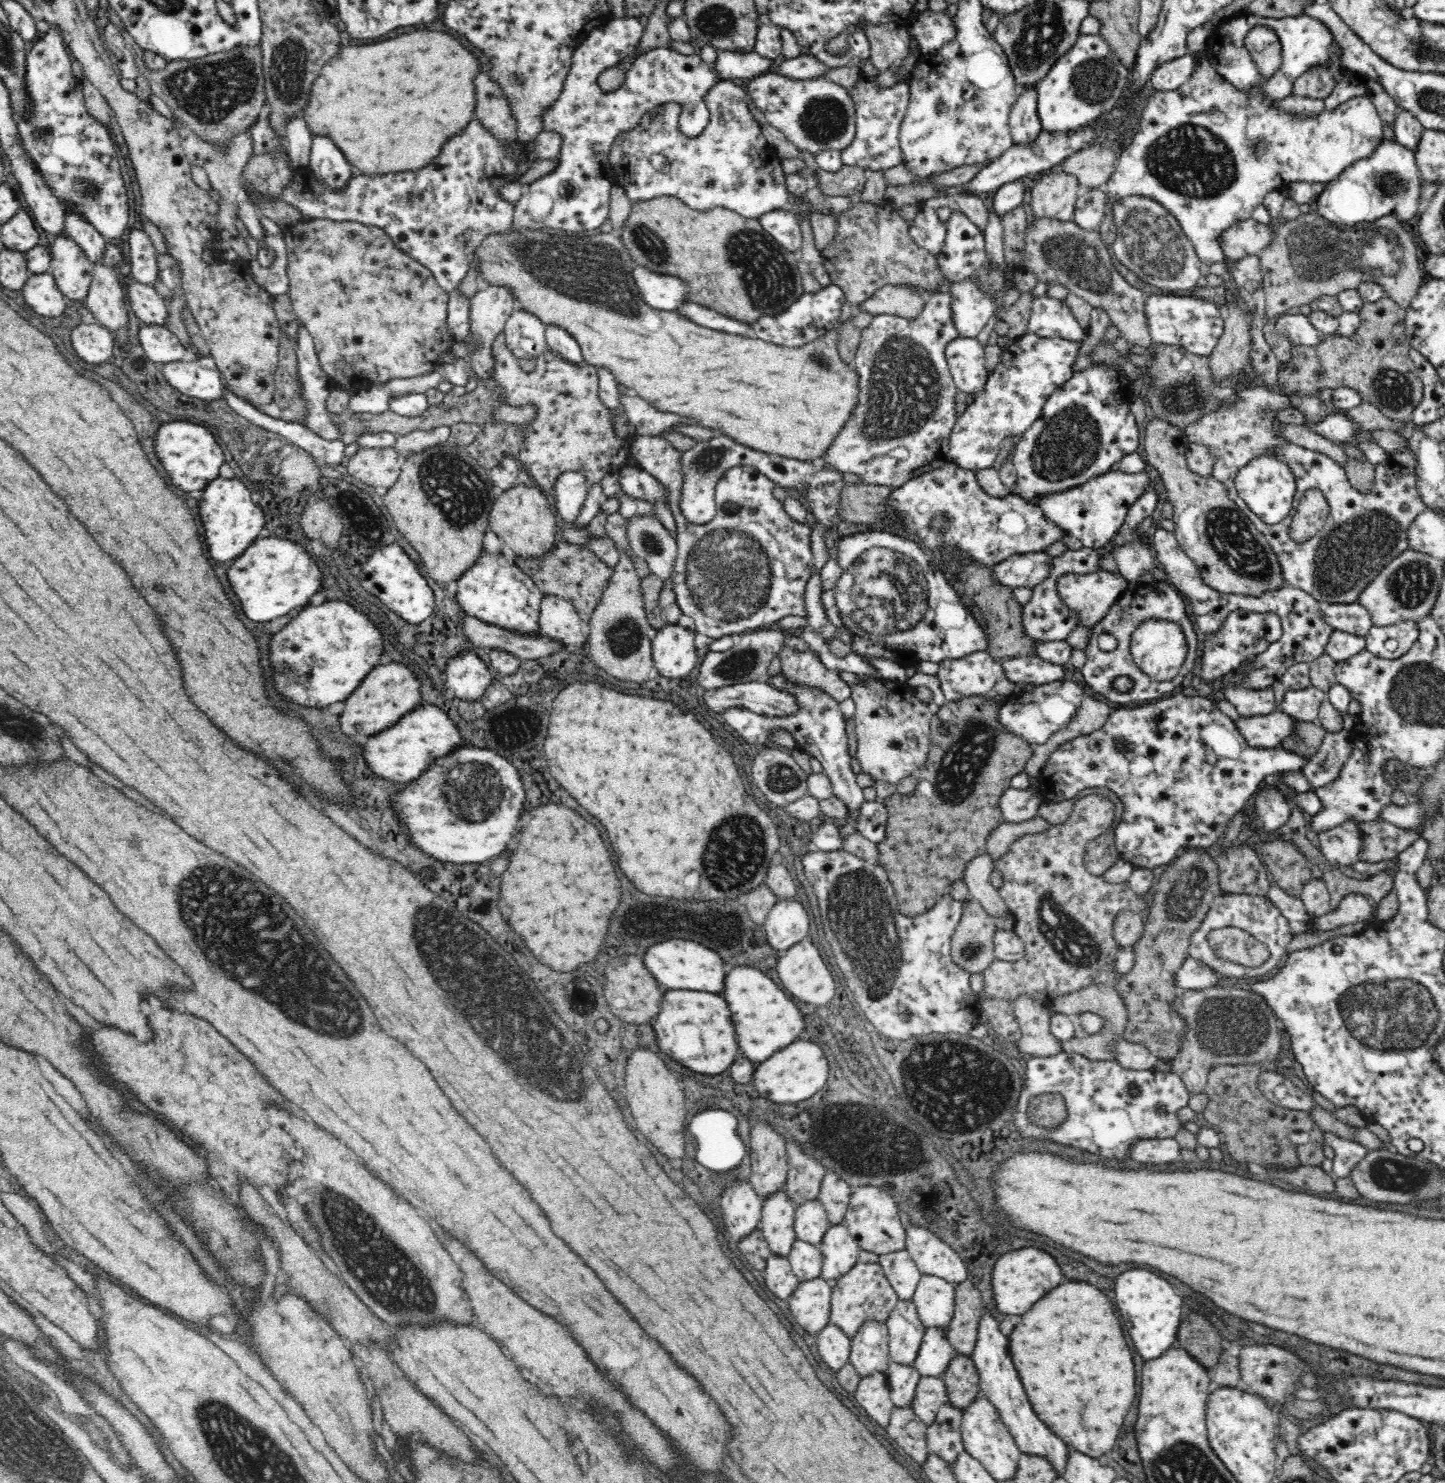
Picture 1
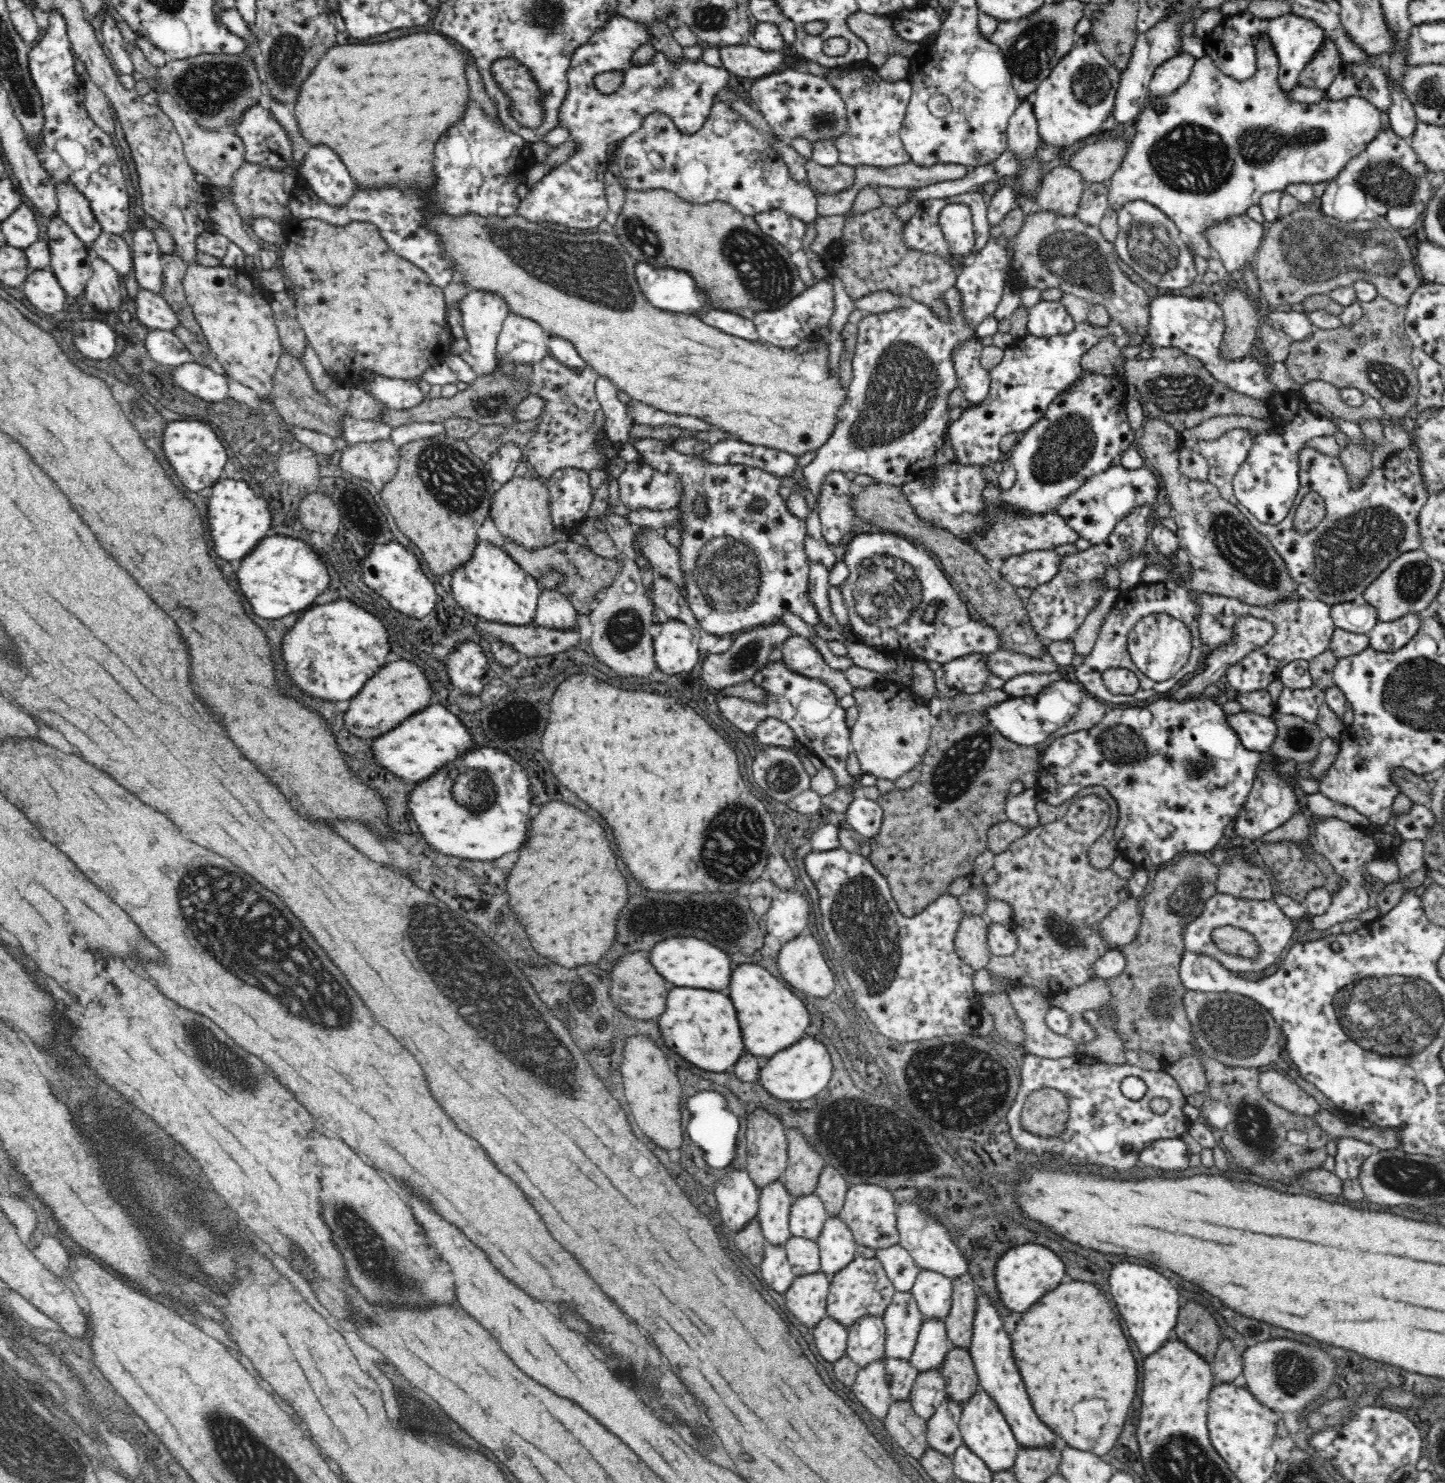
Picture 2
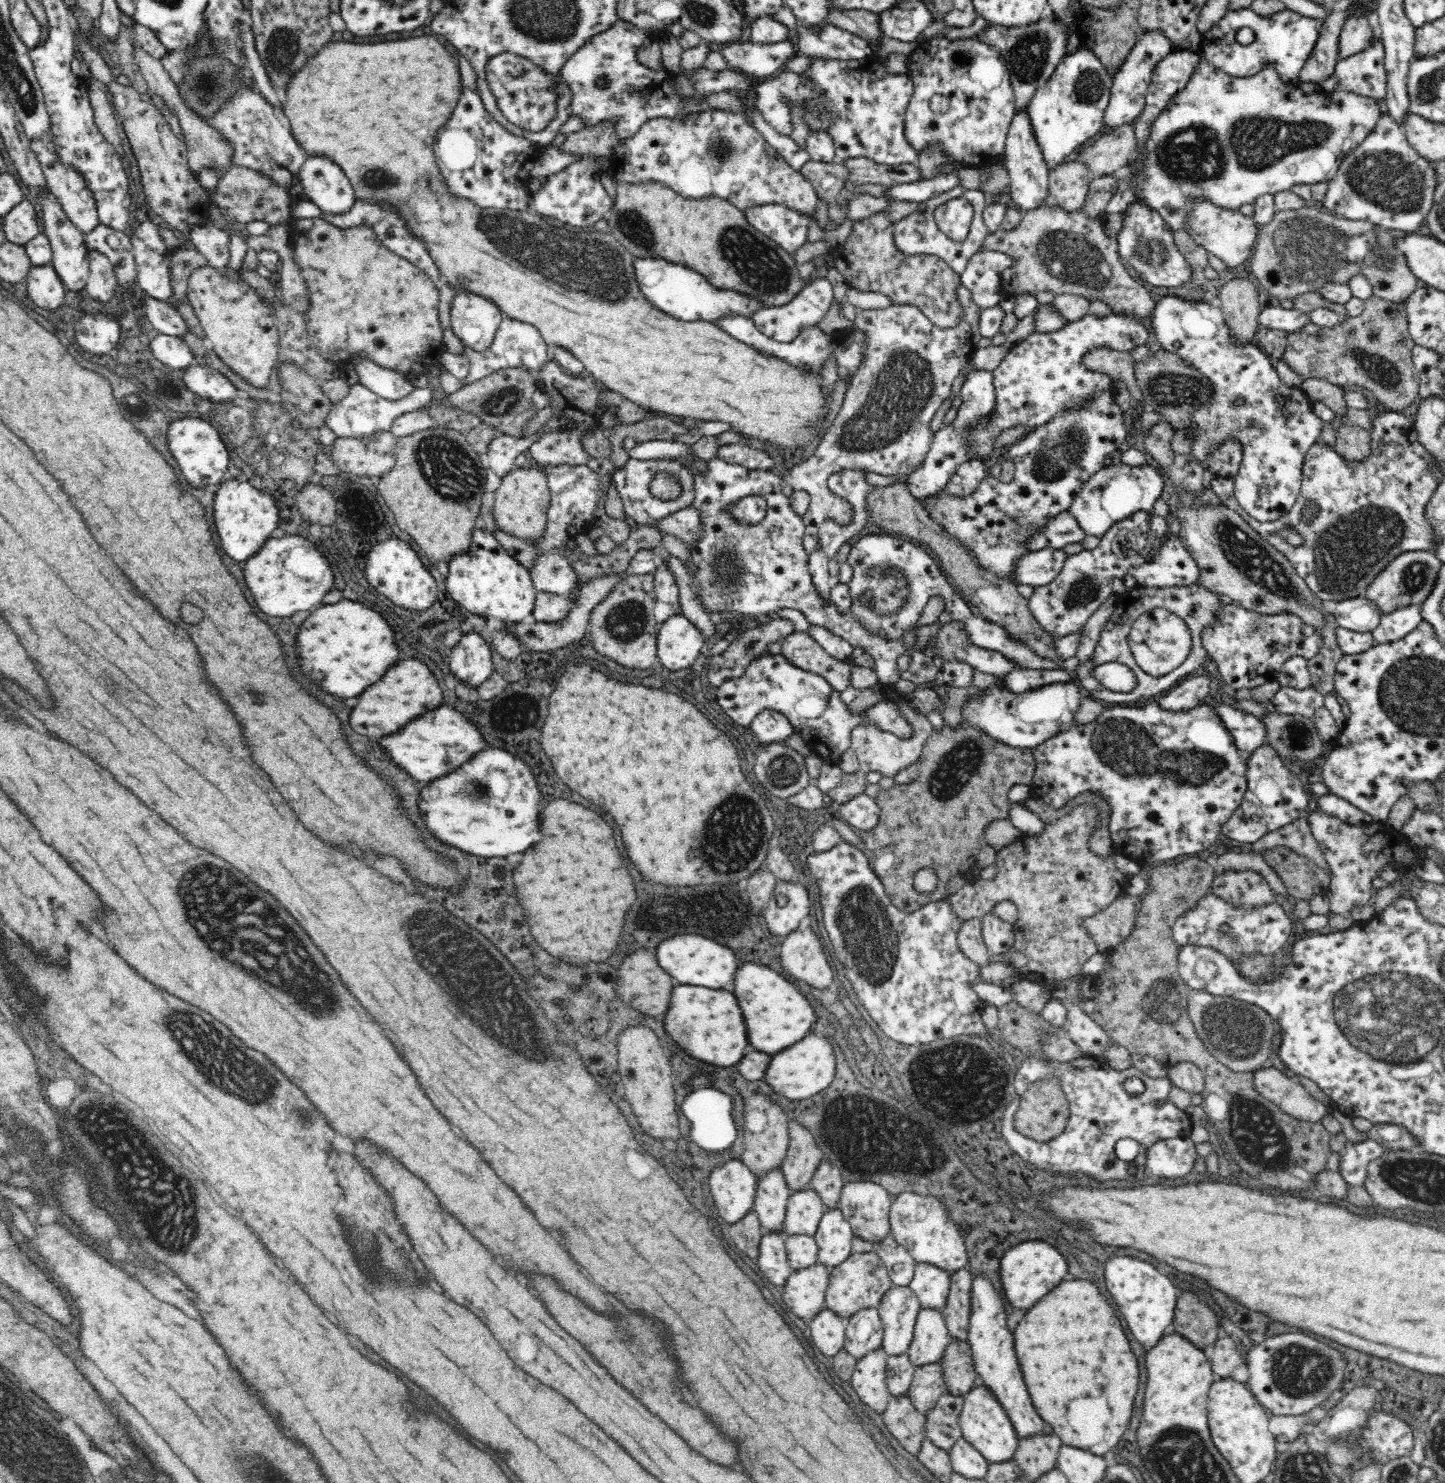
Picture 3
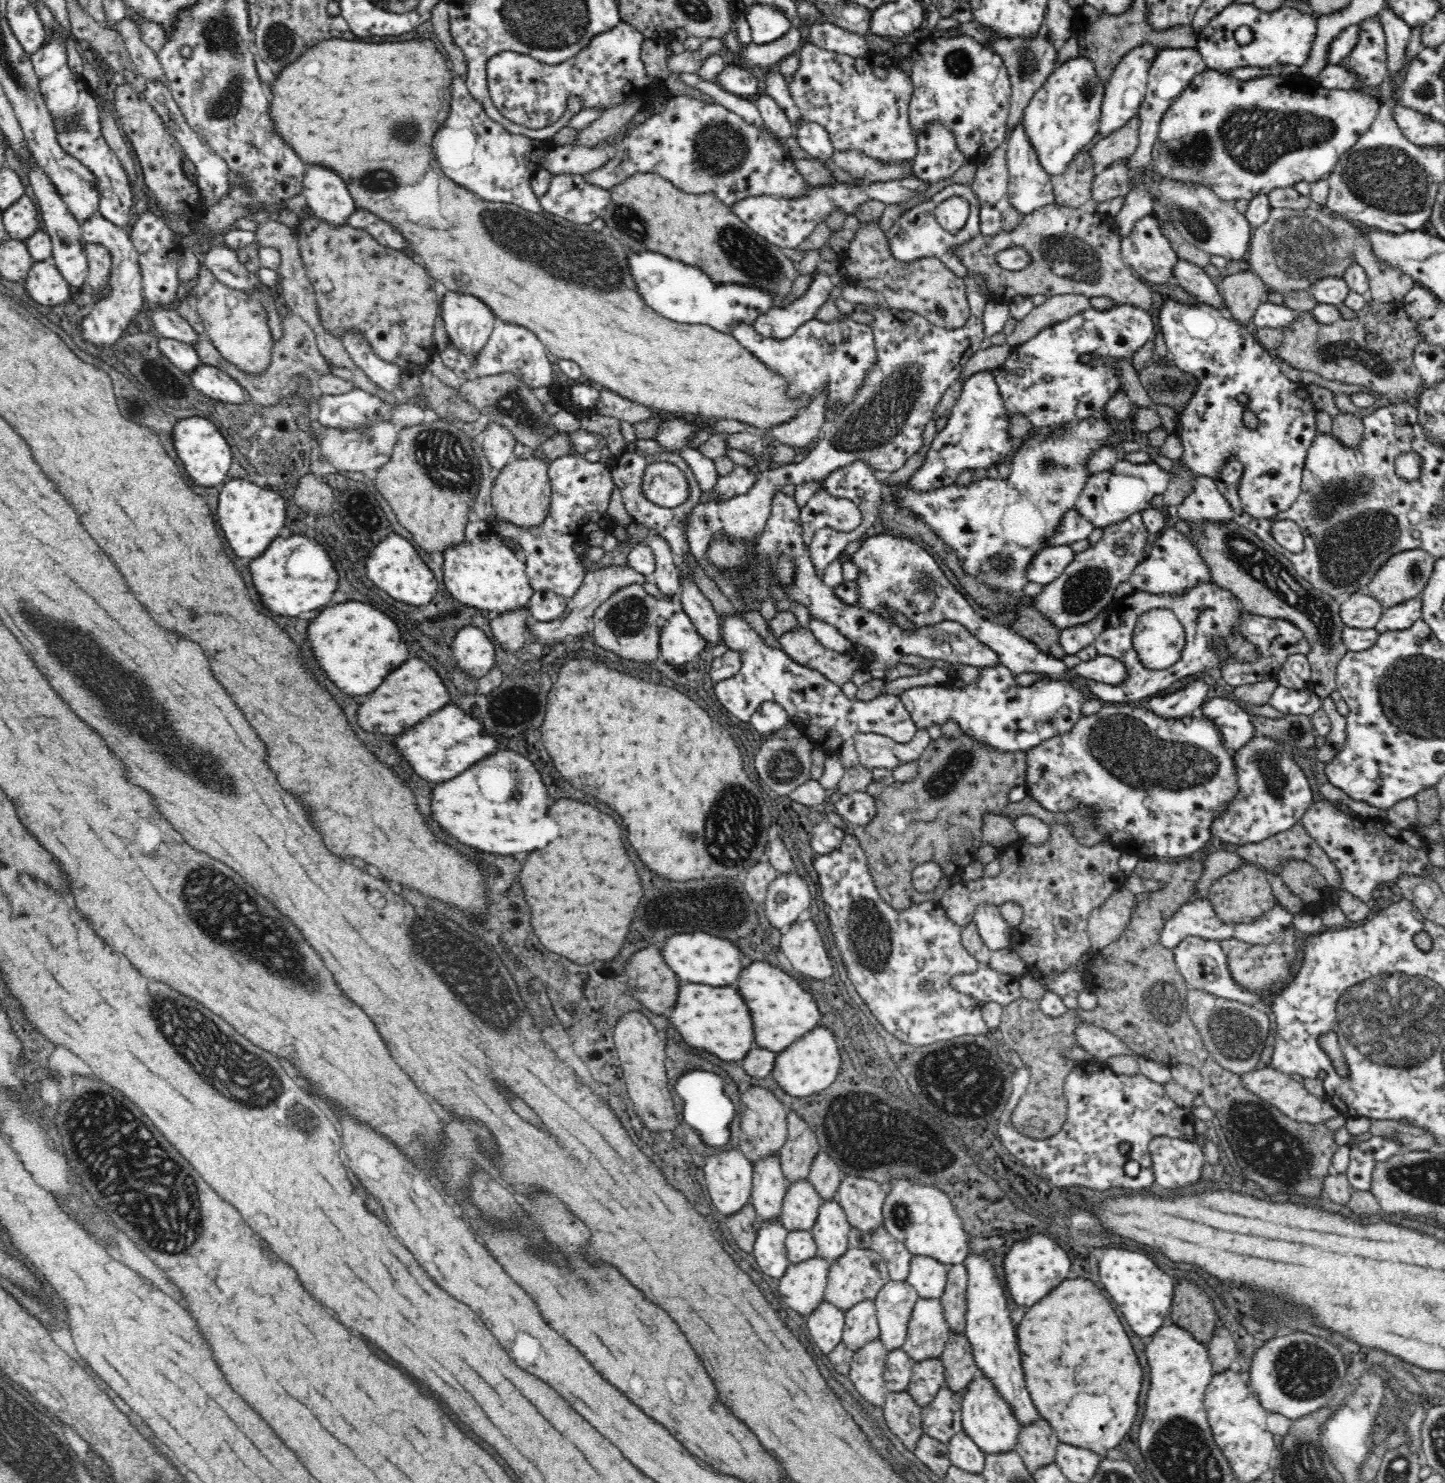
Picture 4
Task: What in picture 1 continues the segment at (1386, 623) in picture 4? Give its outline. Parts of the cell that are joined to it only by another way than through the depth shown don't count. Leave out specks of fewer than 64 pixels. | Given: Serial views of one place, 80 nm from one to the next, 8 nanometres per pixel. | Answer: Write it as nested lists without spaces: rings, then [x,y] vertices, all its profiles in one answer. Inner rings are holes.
[[[1413,620],[1385,627],[1372,625],[1364,637],[1364,649],[1379,659],[1396,660],[1412,648],[1418,636],[1418,625]]]

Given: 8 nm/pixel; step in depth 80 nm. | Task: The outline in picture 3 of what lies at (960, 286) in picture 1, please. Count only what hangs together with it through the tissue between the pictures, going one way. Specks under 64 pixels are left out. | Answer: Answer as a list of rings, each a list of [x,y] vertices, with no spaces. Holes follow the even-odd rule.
[[[980,250],[969,258],[964,272],[959,275],[959,284],[964,285],[970,291],[970,299],[979,312],[998,306],[1002,300],[1004,293],[1001,288],[1001,272],[1006,270],[1010,264],[1012,264],[1012,257],[994,250]]]

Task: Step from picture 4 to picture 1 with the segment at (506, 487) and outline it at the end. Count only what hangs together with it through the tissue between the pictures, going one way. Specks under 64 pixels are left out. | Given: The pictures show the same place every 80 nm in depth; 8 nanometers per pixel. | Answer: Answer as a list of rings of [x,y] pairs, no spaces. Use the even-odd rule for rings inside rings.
[[[518,485],[497,496],[492,503],[489,526],[504,544],[522,559],[542,559],[554,547],[558,528],[551,499],[537,487]]]

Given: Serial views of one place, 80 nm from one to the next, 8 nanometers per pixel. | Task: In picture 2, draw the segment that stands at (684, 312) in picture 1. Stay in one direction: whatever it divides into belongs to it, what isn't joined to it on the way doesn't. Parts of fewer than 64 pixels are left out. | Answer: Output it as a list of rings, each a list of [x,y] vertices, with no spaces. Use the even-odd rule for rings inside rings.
[[[714,308],[695,313],[694,316],[711,328],[716,328],[725,334],[736,336],[743,340],[759,341],[758,332],[752,319],[746,315],[730,312],[720,312]]]

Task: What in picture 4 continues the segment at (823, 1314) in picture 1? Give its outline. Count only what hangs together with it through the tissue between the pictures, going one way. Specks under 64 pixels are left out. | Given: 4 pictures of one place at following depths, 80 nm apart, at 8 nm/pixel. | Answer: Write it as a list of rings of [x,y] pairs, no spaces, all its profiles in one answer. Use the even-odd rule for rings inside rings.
[[[818,1256],[802,1261],[802,1264],[791,1264],[784,1278],[777,1282],[780,1299],[806,1318],[825,1300],[831,1264]]]

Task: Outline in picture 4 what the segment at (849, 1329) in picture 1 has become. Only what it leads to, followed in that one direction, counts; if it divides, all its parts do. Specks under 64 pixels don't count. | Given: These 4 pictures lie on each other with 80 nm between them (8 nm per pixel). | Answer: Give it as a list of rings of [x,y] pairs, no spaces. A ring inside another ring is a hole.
[[[848,1249],[839,1259],[831,1264],[825,1290],[825,1300],[845,1312],[855,1307],[860,1301],[874,1301],[880,1290],[890,1282],[886,1261],[877,1252],[870,1249]]]

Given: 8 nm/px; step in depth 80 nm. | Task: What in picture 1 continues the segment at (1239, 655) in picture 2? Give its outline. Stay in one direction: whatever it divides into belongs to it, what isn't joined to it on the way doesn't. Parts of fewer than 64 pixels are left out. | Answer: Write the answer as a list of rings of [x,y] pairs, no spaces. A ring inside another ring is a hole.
[[[1238,608],[1228,612],[1222,626],[1214,634],[1206,634],[1200,662],[1200,676],[1211,684],[1220,676],[1238,668],[1244,660],[1264,652],[1270,645],[1276,644],[1282,636],[1281,618],[1275,612],[1252,612]]]

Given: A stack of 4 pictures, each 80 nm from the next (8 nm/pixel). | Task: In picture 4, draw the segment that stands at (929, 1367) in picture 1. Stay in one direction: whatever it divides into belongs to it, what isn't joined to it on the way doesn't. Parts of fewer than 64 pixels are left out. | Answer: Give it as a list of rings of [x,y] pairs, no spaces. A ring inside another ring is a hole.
[[[919,1298],[908,1324],[908,1336],[901,1346],[914,1362],[937,1359],[945,1349],[951,1329],[943,1315],[941,1301]]]

